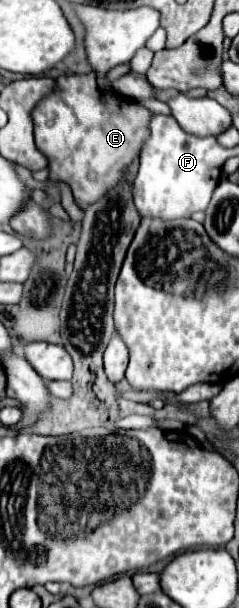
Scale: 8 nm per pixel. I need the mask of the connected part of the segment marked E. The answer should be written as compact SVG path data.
M95 73L57 77L57 91L53 91L49 99L41 99L41 103L33 107L35 143L37 149L49 159L49 179L69 185L79 207L97 203L99 195L105 195L105 191L109 191L109 187L113 187L113 183L117 183L117 179L121 179L129 165L139 157L141 147L149 137L151 117L153 113L139 101L127 99L119 93L113 95L113 99L101 99L101 95L97 95Z

